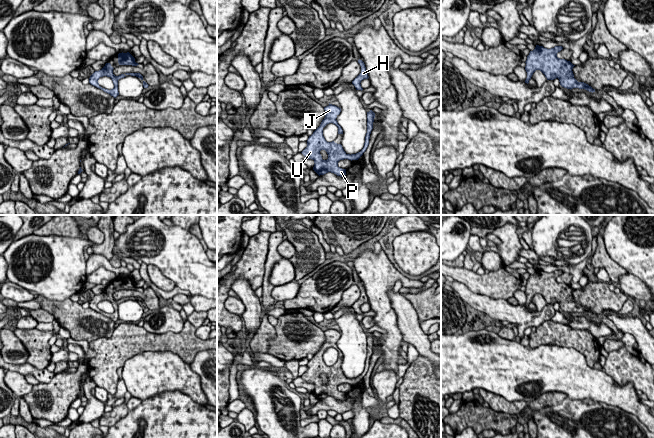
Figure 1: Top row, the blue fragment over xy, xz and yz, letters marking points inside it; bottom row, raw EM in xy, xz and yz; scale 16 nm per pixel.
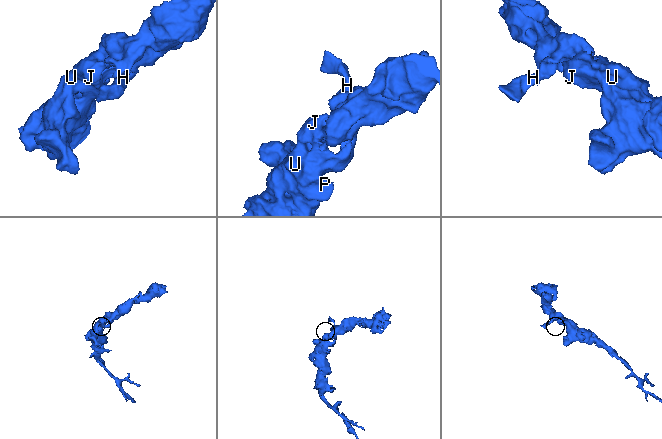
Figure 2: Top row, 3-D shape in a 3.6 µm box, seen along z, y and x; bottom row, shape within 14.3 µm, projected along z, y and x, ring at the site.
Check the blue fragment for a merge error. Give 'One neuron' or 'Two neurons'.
One neuron

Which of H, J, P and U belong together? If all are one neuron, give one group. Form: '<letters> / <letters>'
H J P U

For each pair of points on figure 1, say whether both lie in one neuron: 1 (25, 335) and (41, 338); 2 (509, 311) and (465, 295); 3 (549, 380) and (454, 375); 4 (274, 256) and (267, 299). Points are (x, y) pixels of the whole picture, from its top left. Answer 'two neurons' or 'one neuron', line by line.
1: one neuron
2: one neuron
3: one neuron
4: one neuron

